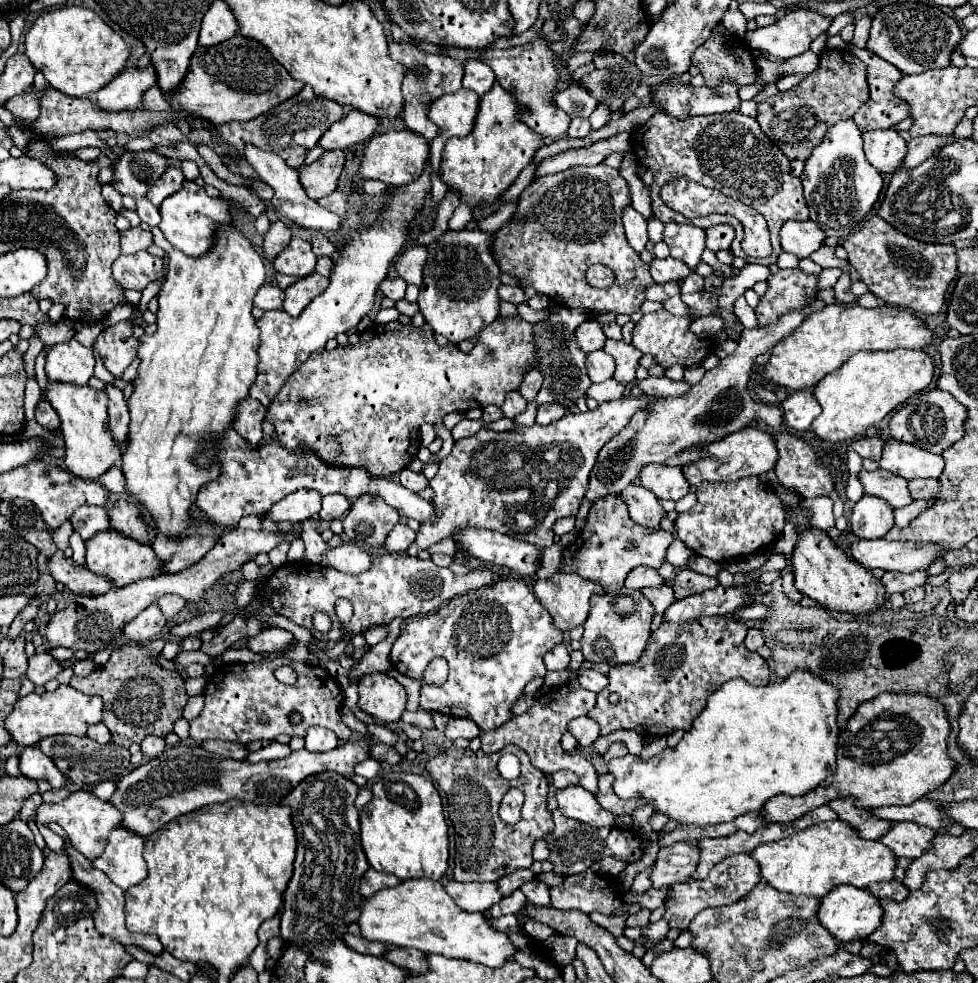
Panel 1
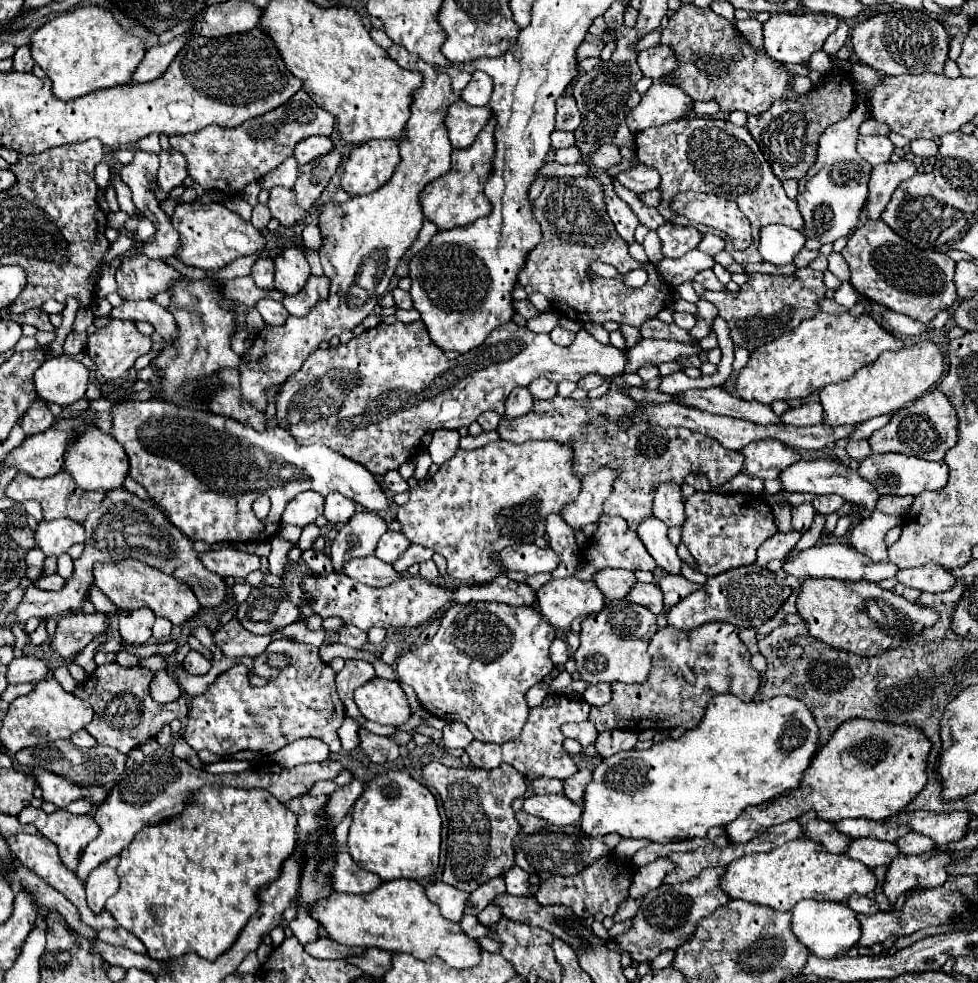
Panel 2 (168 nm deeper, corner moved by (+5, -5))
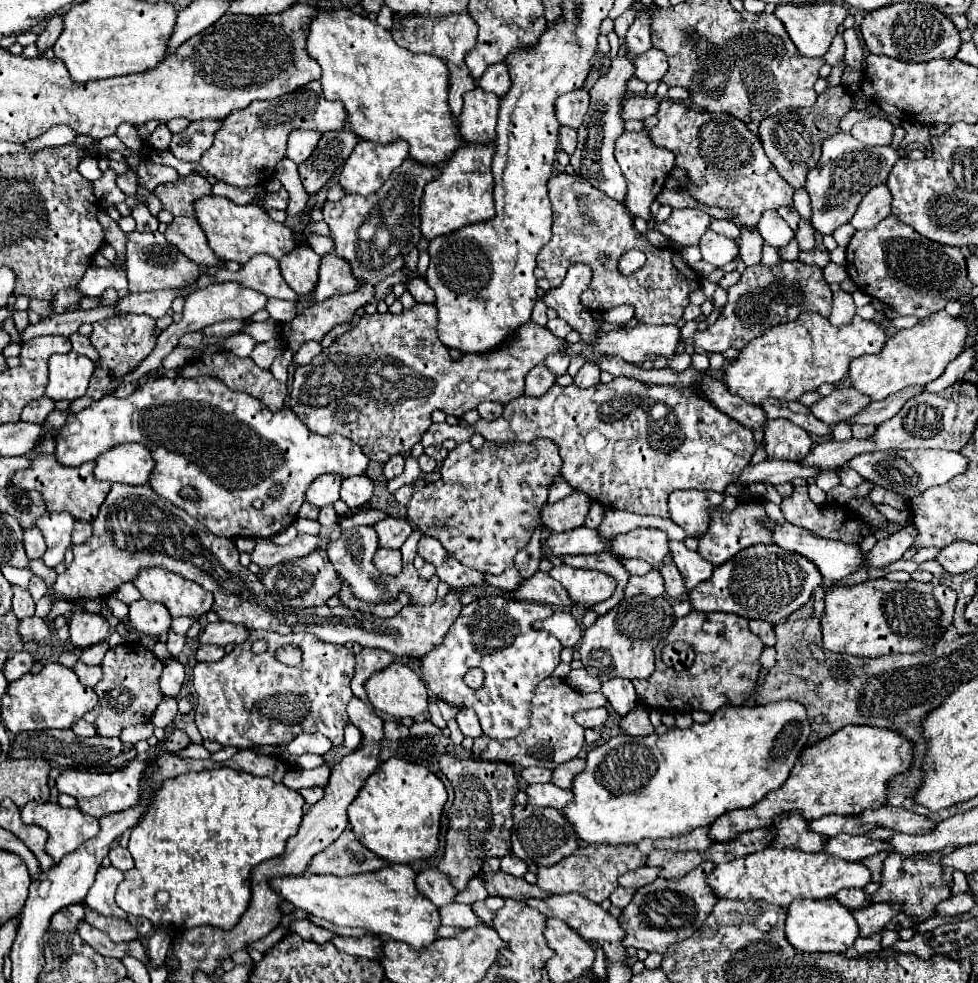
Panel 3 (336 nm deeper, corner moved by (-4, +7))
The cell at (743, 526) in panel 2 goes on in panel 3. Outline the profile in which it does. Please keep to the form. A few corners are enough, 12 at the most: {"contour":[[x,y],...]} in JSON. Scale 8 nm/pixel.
{"contour":[[760,497],[712,509],[698,553],[714,567],[756,543],[774,543]]}

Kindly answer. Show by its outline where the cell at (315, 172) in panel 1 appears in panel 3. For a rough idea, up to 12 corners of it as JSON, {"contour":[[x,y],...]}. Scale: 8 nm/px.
{"contour":[[350,129],[324,133],[298,165],[304,189],[318,193],[340,173],[358,137]]}

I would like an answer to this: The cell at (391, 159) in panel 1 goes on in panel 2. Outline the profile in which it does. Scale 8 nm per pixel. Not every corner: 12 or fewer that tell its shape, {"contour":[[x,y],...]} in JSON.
{"contour":[[395,141],[357,145],[345,163],[341,187],[373,193],[393,177]]}

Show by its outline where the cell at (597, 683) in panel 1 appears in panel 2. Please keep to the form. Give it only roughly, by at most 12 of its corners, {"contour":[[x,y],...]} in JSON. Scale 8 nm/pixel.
{"contour":[[589,685],[583,699],[601,707],[611,701],[611,685]]}

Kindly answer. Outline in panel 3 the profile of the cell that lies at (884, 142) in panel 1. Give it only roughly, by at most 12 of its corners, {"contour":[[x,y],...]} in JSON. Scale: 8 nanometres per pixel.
{"contour":[[872,117],[850,133],[864,145],[892,145],[890,121]]}

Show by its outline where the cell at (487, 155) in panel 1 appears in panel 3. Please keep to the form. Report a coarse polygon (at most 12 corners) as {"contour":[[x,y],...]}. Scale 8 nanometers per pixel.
{"contour":[[494,141],[466,143],[424,187],[422,237],[494,217]]}

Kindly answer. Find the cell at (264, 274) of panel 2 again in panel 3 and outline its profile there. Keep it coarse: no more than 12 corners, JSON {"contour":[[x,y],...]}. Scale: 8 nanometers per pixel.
{"contour":[[252,257],[240,271],[218,271],[266,297],[298,301],[280,275],[278,261]]}

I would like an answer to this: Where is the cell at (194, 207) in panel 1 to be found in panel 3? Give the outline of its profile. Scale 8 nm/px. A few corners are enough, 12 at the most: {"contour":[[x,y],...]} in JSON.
{"contour":[[194,201],[210,249],[244,265],[282,259],[298,245],[286,225],[252,203]]}

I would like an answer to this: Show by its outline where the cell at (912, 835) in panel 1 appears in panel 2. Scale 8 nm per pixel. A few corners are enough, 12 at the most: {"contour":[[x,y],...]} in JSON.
{"contour":[[863,837],[845,855],[869,869],[899,855],[895,843]]}

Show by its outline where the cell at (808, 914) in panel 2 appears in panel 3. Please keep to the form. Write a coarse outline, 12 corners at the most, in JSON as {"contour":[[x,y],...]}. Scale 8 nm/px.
{"contour":[[796,899],[786,939],[798,951],[852,949],[858,925],[840,901]]}

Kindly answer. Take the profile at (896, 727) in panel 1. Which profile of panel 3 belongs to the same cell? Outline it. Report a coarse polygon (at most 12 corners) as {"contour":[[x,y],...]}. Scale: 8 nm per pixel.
{"contour":[[846,725],[806,747],[786,783],[718,817],[712,841],[886,805],[914,743]]}

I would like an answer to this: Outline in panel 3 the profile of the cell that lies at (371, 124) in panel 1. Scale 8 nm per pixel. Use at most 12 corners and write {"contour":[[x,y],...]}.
{"contour":[[290,133],[286,155],[304,163],[316,149],[322,133]]}

